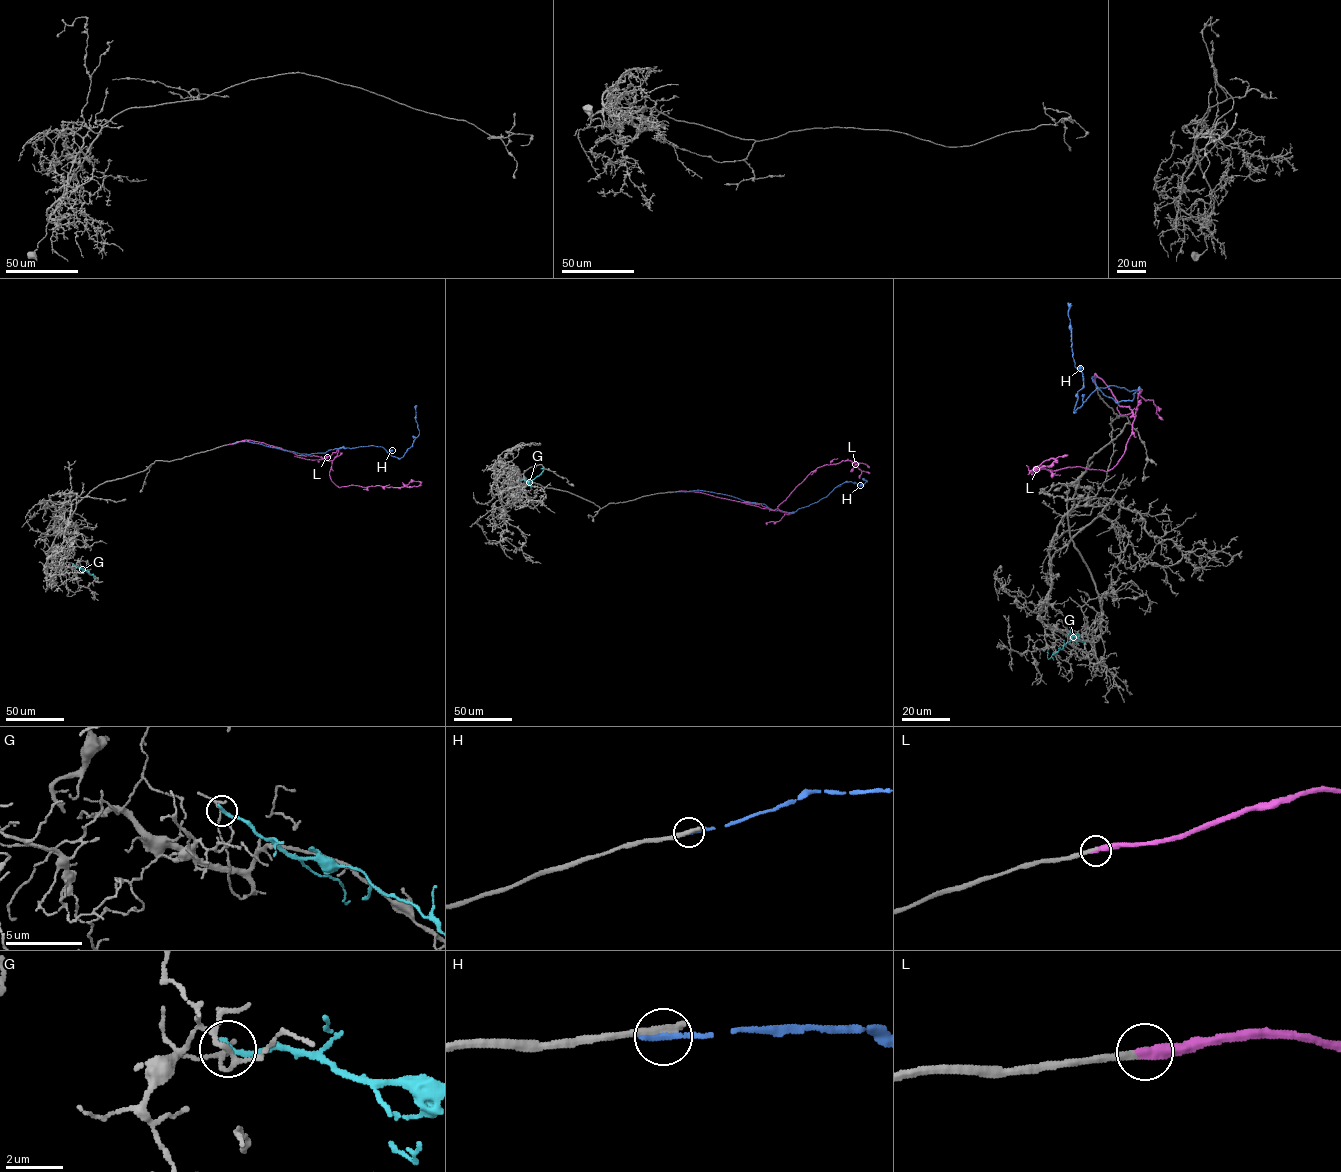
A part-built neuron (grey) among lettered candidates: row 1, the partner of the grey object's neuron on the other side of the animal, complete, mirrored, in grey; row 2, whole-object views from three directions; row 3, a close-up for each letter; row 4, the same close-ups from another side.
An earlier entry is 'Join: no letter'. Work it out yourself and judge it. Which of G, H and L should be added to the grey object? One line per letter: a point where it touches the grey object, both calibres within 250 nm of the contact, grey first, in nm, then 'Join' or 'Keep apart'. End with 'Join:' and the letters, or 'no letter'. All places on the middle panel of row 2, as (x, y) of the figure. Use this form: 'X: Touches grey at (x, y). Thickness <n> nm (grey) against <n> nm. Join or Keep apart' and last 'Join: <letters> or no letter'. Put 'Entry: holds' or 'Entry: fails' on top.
Entry: fails
G: Touches grey at (521, 479). Thickness 90 nm (grey) against 240 nm. Keep apart
H: Touches grey at (676, 492). Thickness 360 nm (grey) against 280 nm. Keep apart
L: Touches grey at (677, 491). Thickness 280 nm (grey) against 420 nm. Join
Join: L

